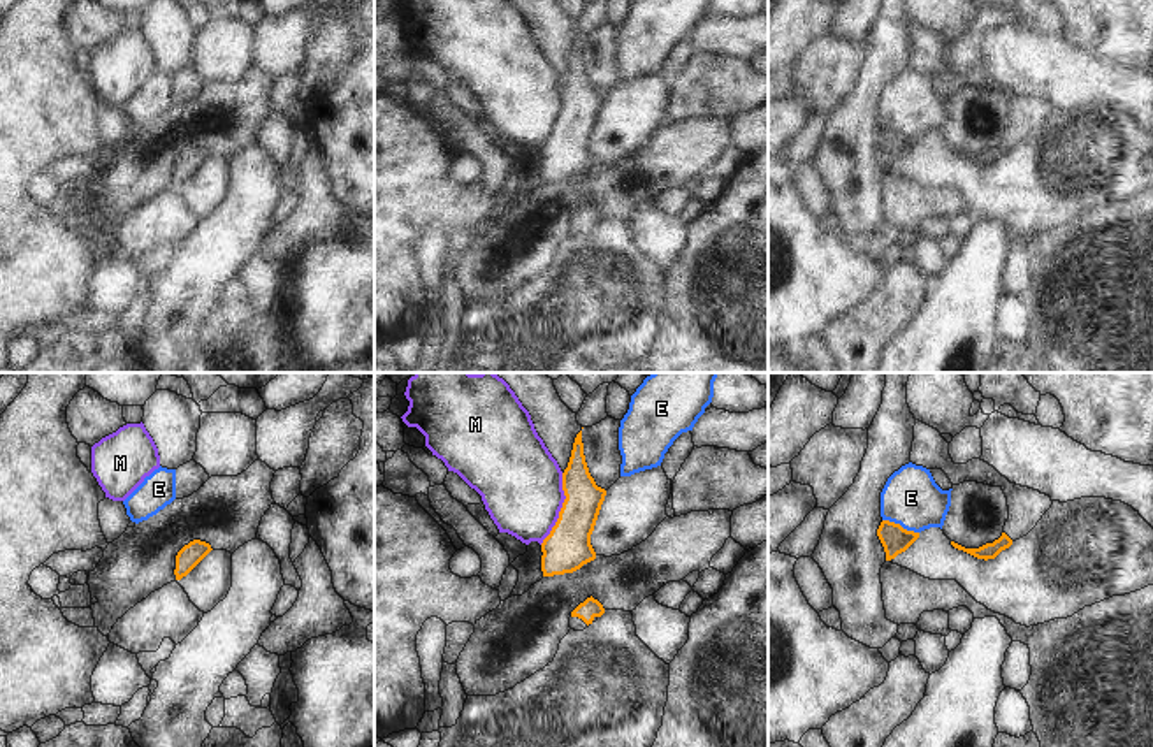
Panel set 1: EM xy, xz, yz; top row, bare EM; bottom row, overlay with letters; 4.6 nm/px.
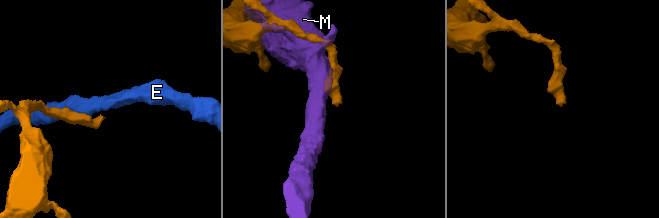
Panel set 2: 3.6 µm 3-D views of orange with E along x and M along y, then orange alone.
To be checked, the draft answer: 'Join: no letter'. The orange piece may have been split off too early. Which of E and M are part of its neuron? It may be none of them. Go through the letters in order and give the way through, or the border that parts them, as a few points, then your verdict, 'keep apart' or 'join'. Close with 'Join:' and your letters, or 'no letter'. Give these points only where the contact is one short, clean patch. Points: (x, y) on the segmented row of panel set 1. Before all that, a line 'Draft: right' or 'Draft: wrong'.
Draft: right
E: border along yz (883, 519), (918, 533); keep apart
M: keep apart
Join: no letter

